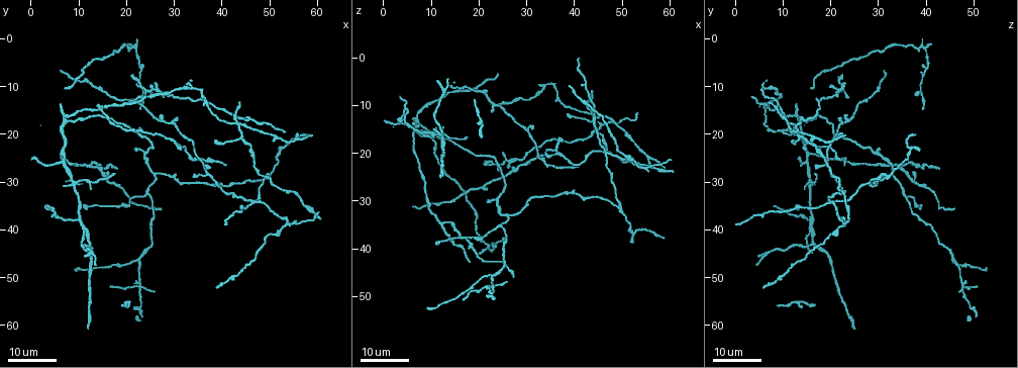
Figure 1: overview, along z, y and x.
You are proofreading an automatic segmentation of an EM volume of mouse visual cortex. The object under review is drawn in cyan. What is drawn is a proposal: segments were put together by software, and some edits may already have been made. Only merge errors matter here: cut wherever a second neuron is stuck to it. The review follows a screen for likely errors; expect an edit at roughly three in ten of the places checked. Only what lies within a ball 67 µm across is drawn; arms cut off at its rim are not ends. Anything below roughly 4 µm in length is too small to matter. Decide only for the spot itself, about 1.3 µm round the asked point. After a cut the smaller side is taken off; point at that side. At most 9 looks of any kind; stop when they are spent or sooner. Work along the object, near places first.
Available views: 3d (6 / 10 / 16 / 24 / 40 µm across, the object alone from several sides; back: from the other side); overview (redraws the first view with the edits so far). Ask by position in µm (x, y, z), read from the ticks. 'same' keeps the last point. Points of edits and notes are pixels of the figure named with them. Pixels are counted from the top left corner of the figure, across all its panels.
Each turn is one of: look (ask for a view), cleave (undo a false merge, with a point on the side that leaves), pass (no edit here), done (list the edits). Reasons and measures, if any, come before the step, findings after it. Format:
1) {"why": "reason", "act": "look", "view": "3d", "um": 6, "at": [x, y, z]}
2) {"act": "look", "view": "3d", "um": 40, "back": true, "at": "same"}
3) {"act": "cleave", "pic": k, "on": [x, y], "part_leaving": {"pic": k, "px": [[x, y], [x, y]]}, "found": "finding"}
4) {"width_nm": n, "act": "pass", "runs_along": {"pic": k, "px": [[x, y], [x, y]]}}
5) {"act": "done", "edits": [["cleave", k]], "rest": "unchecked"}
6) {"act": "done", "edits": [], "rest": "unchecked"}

{"why": "sudden change in width", "act": "look", "view": "3d", "um": 16, "at": [39.5, 30.5, 28.5]}

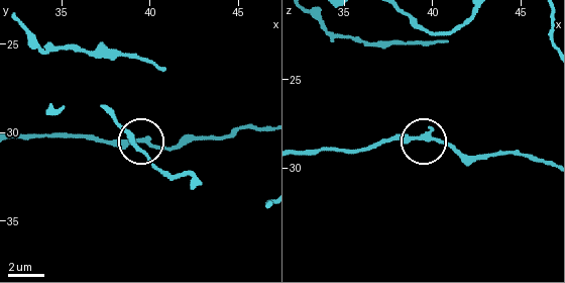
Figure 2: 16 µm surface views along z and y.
{"act": "look", "view": "3d", "um": 6, "at": [39.6, 30.6, 28.2]}

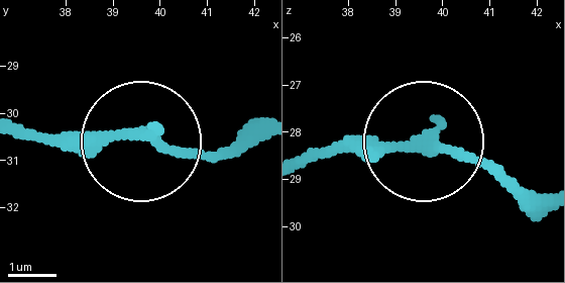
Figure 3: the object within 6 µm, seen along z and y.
{"act": "pass", "found": "continuous, no second neuron"}

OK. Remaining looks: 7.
{"why": "sudden change in width", "act": "look", "view": "3d", "um": 24, "at": [24.0, 23.5, 29.0]}

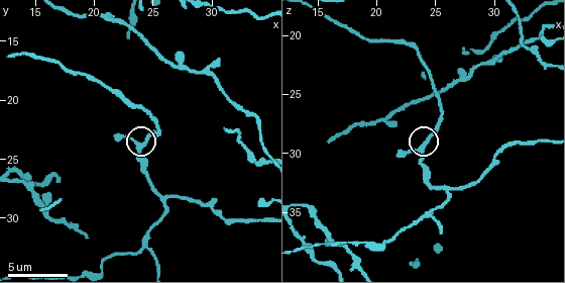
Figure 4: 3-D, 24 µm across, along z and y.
{"why": "zoom in", "act": "look", "view": "3d", "um": 10, "at": [24.6, 23.2, 28.4]}

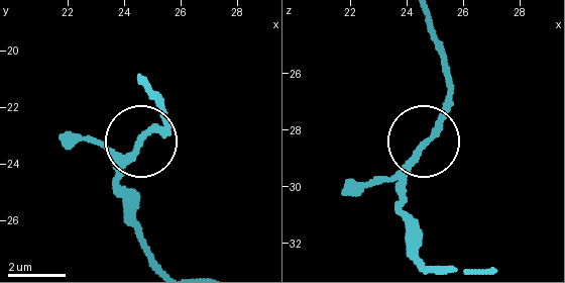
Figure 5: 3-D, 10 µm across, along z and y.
{"width_nm": 220, "act": "pass", "runs_along": {"pic": 5, "px": [[426, 22], [448, 87], [438, 130], [400, 200]]}, "found": "all the same neuron"}

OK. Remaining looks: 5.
{"act": "look", "view": "3d", "um": 10, "at": [26.2, 28.4, 33.0]}

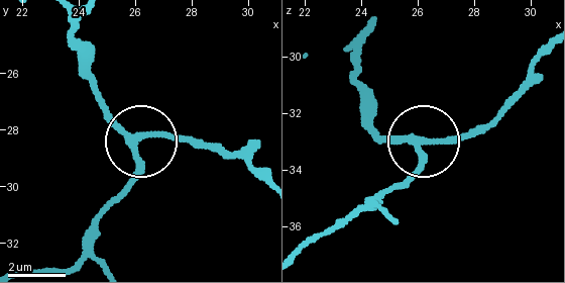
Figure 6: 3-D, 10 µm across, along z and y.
{"side_arm_um": 43, "arms": 3, "act": "pass", "found": "one neuron here"}

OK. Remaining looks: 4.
{"why": "sudden change in width", "act": "look", "view": "3d", "um": 16, "at": [46.5, 24.5, 18.5]}

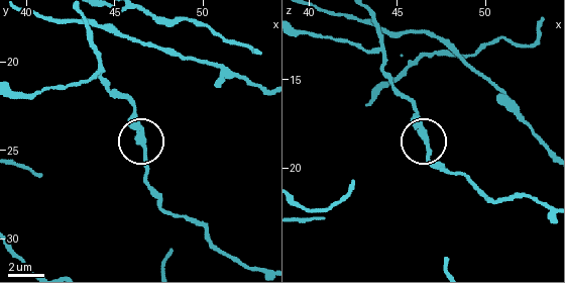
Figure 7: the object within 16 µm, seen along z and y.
{"act": "look", "view": "3d", "um": 6, "at": [46.5, 24.5, 18.0]}

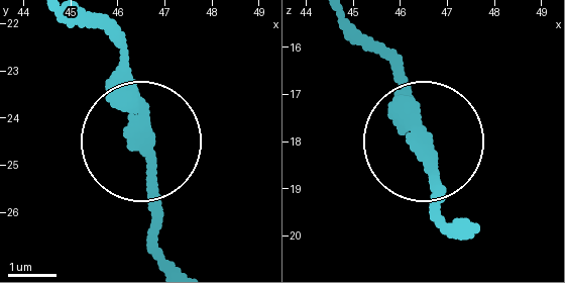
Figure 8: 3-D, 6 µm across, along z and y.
{"act": "cleave", "pic": 8, "on": [154, 166], "part_leaving": {"pic": 8, "px": [[139, 112], [151, 229], [172, 266]]}, "found": "two neurons meet here"}

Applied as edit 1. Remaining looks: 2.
{"act": "done", "edits": [["cleave", 8]], "rest": "unchecked"}

